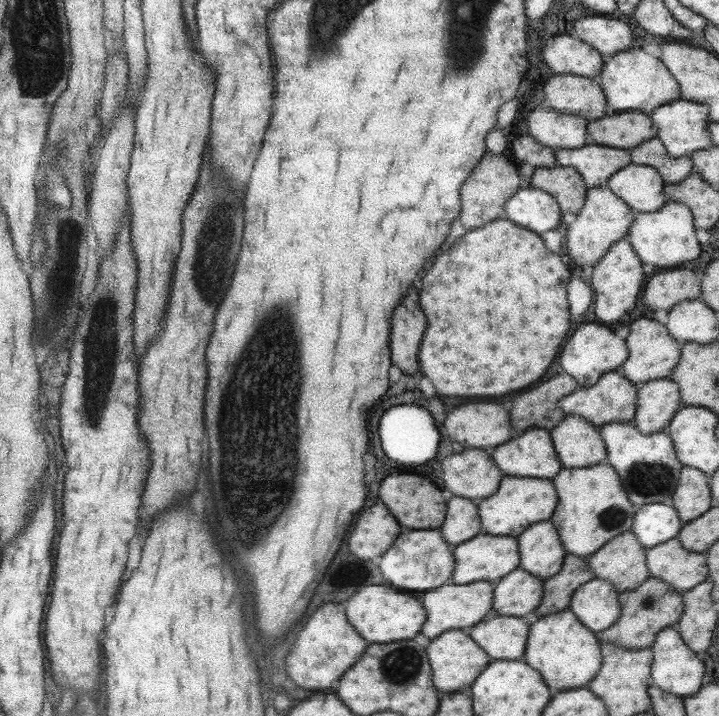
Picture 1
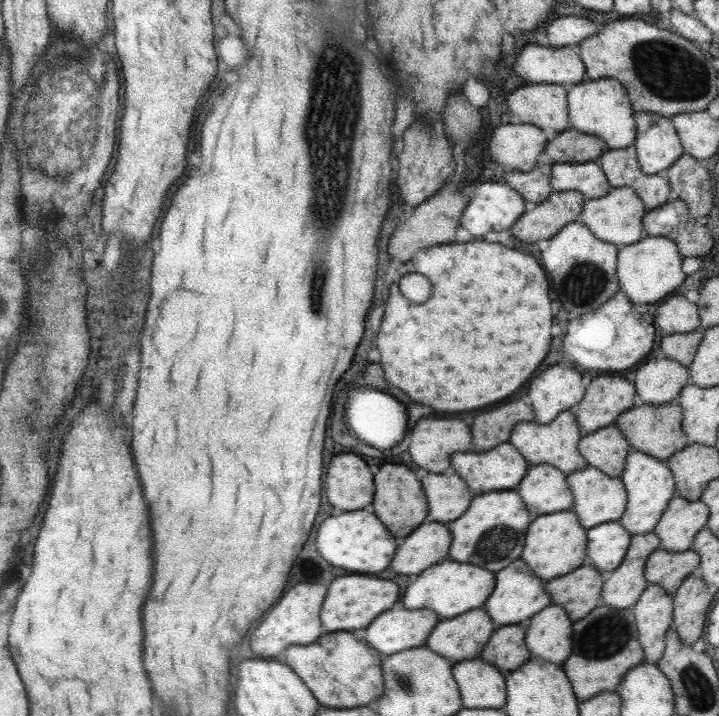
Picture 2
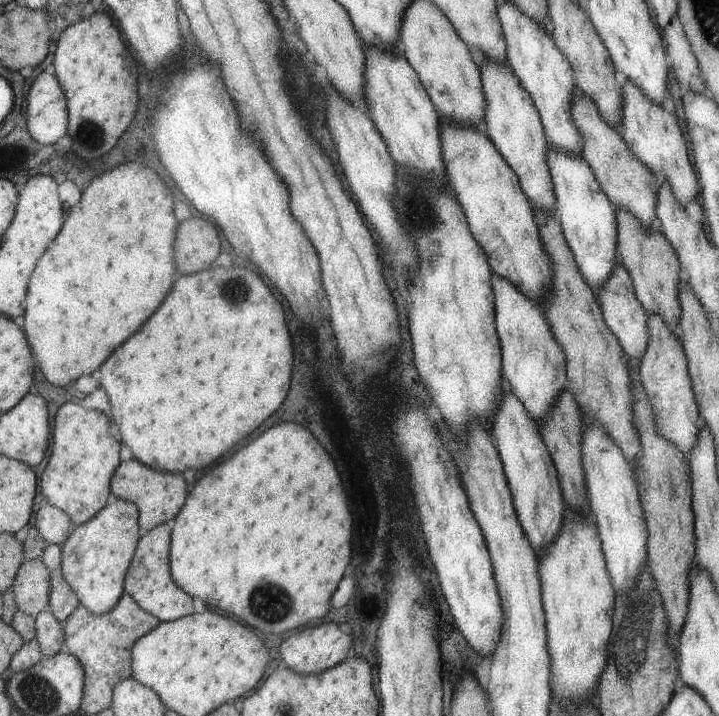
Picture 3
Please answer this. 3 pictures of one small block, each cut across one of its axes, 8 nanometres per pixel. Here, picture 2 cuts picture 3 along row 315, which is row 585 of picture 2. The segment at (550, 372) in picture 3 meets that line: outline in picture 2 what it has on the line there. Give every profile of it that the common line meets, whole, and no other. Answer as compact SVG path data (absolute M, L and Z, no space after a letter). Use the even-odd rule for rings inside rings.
M519 559L513 560L509 566L505 566L494 574L495 585L481 607L496 627L525 624L539 610L551 604L551 598L545 592L545 582L533 575L532 571L525 566L525 562L521 562Z

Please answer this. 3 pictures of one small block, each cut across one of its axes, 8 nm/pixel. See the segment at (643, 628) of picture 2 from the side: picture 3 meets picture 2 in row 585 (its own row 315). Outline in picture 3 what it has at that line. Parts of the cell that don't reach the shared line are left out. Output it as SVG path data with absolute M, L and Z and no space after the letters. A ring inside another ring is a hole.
M648 315L646 323L648 329L647 347L639 362L639 380L643 384L645 396L649 406L653 408L653 420L657 434L671 442L683 456L691 452L697 440L697 432L703 426L699 416L698 406L695 402L694 392L688 374L687 362L679 338L675 338L662 322L658 315Z

